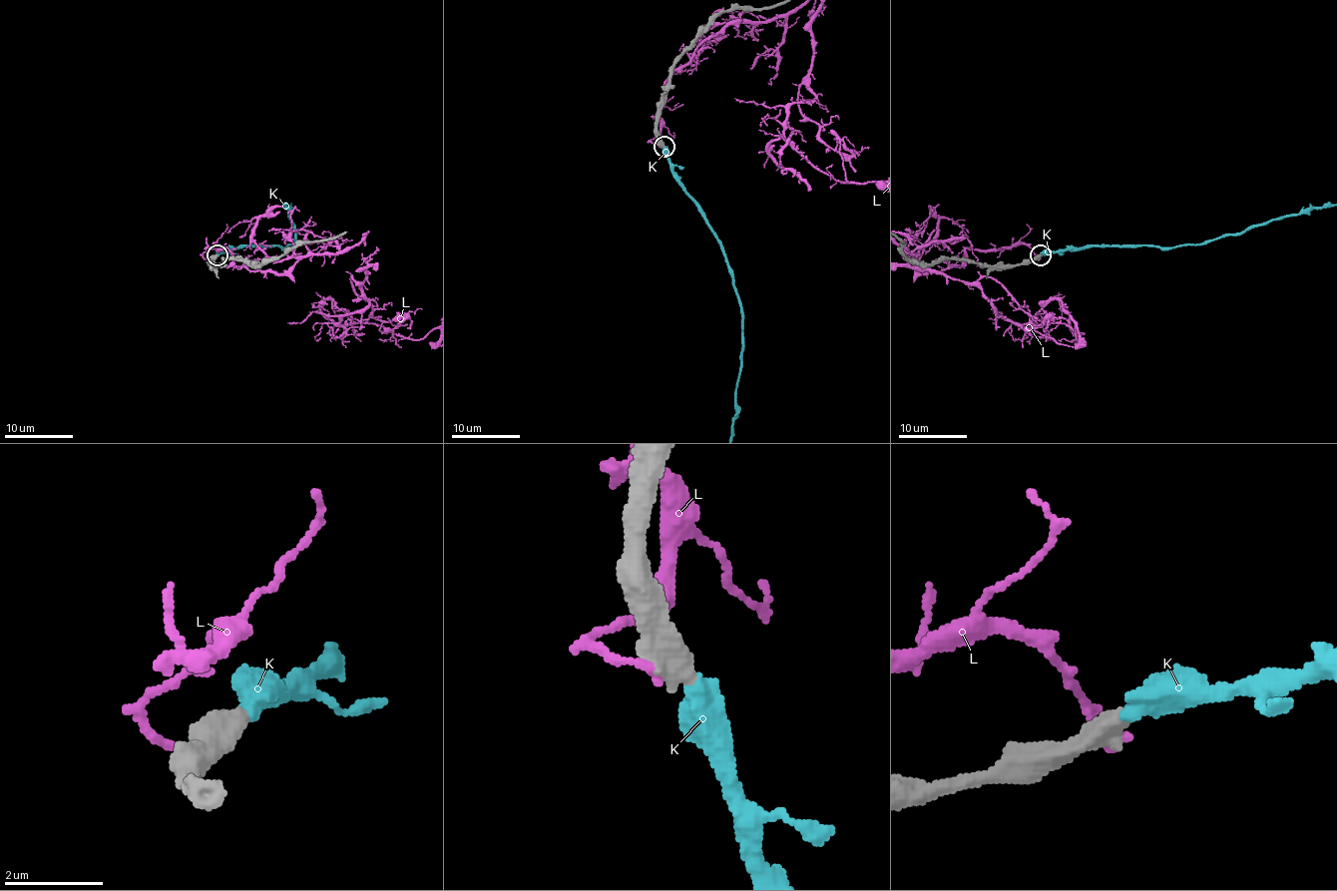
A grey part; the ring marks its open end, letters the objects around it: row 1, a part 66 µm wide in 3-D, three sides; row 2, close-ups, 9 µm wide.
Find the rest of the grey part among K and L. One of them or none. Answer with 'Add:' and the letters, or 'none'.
Add: K

